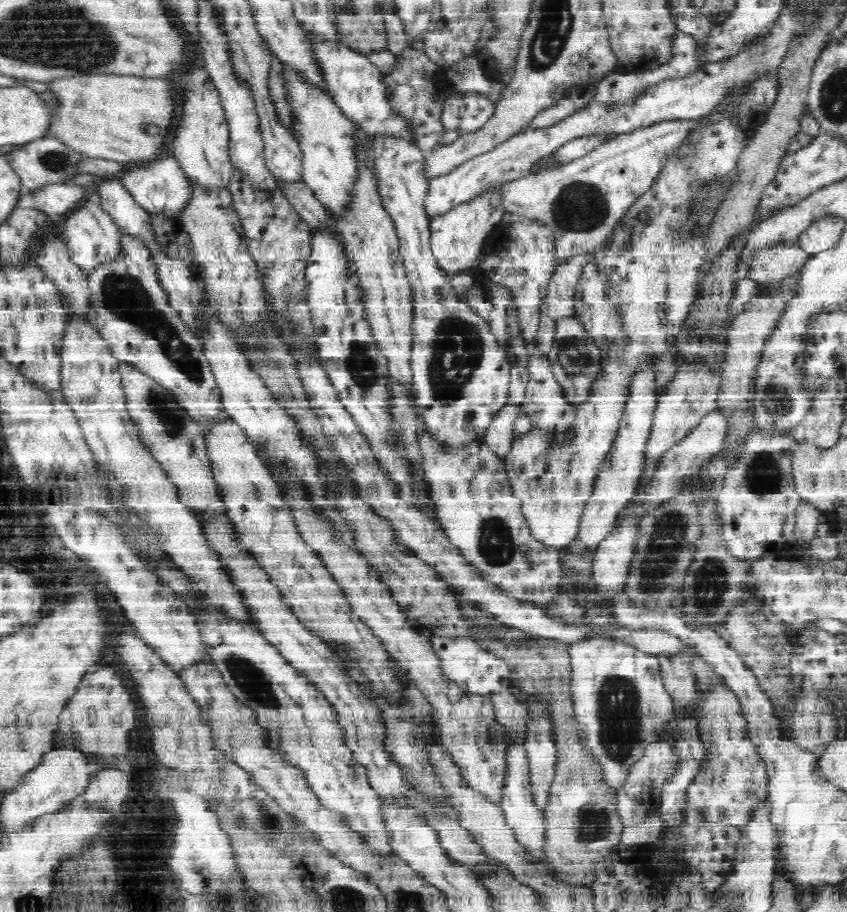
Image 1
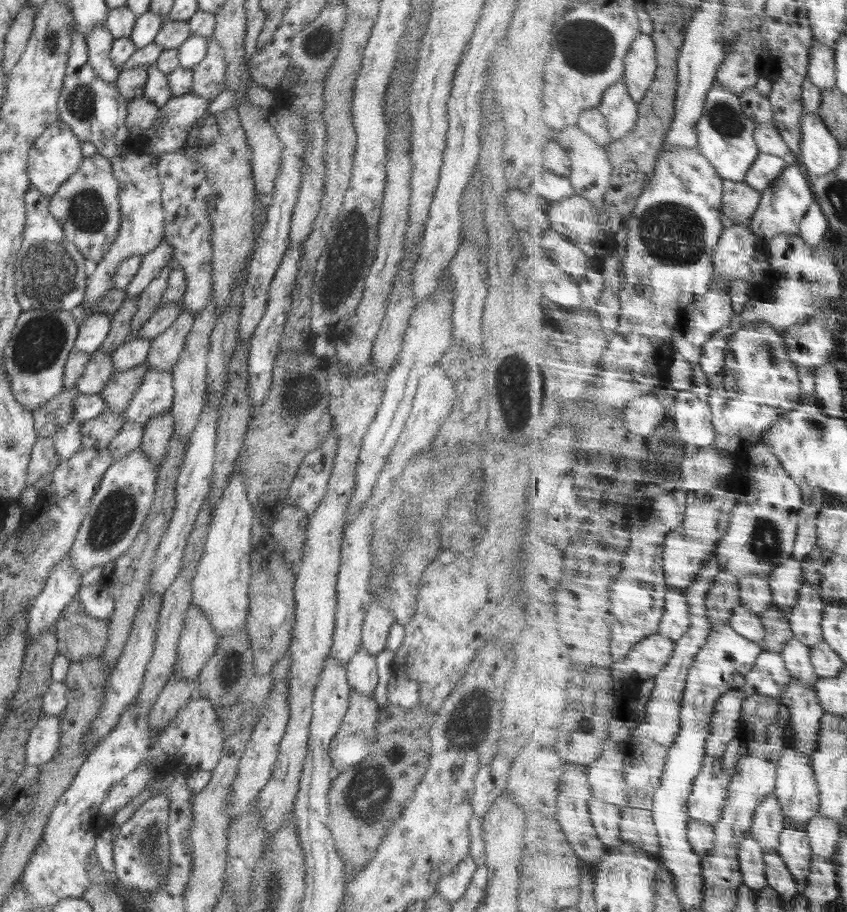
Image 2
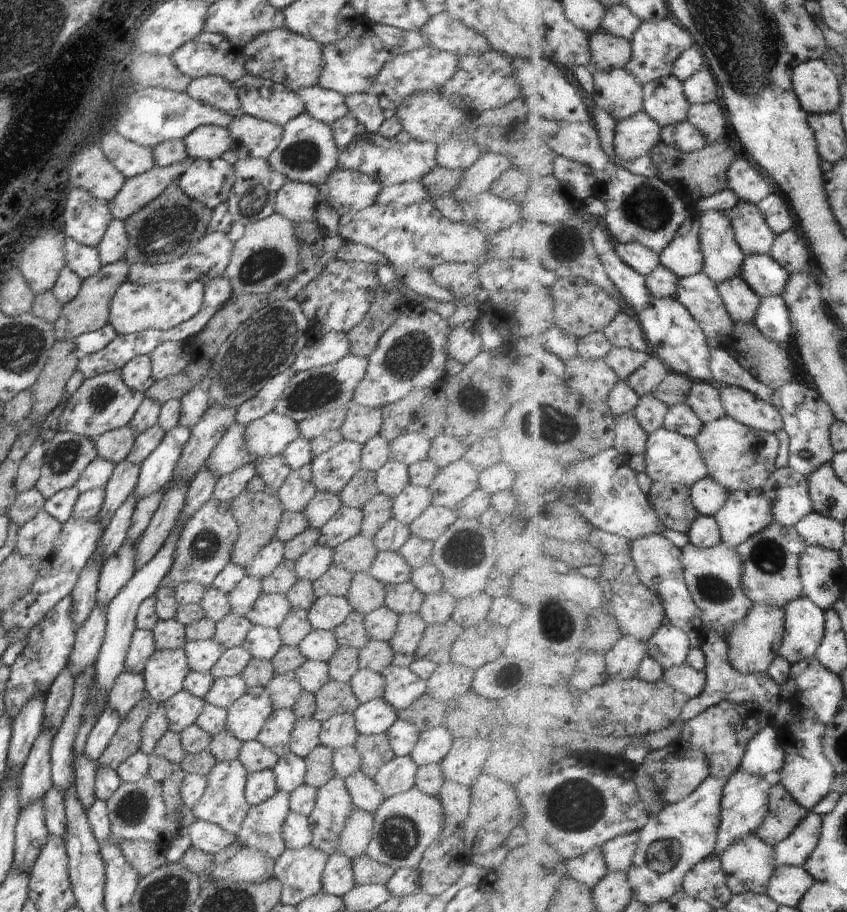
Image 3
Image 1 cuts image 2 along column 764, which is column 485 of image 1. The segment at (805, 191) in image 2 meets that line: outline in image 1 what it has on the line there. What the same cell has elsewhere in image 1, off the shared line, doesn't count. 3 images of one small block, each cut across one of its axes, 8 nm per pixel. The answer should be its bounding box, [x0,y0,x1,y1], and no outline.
[429,188,504,278]

